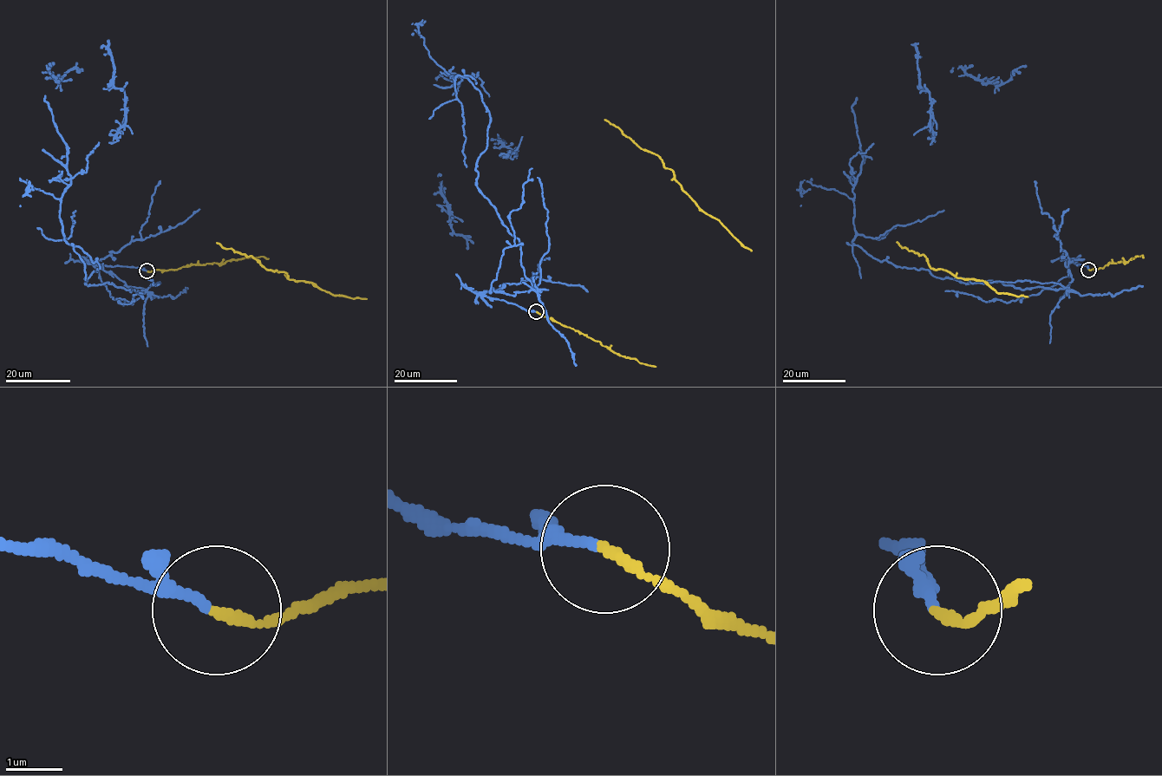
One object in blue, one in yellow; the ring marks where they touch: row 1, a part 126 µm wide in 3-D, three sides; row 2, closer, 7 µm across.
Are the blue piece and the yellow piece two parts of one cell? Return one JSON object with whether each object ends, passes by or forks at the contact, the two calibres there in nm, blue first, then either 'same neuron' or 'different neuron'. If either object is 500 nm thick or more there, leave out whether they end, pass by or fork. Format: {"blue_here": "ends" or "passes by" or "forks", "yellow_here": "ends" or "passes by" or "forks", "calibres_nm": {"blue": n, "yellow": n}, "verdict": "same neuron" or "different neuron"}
{"blue_here": "passes by", "yellow_here": "ends", "calibres_nm": {"blue": 120, "yellow": 170}, "verdict": "different neuron"}

